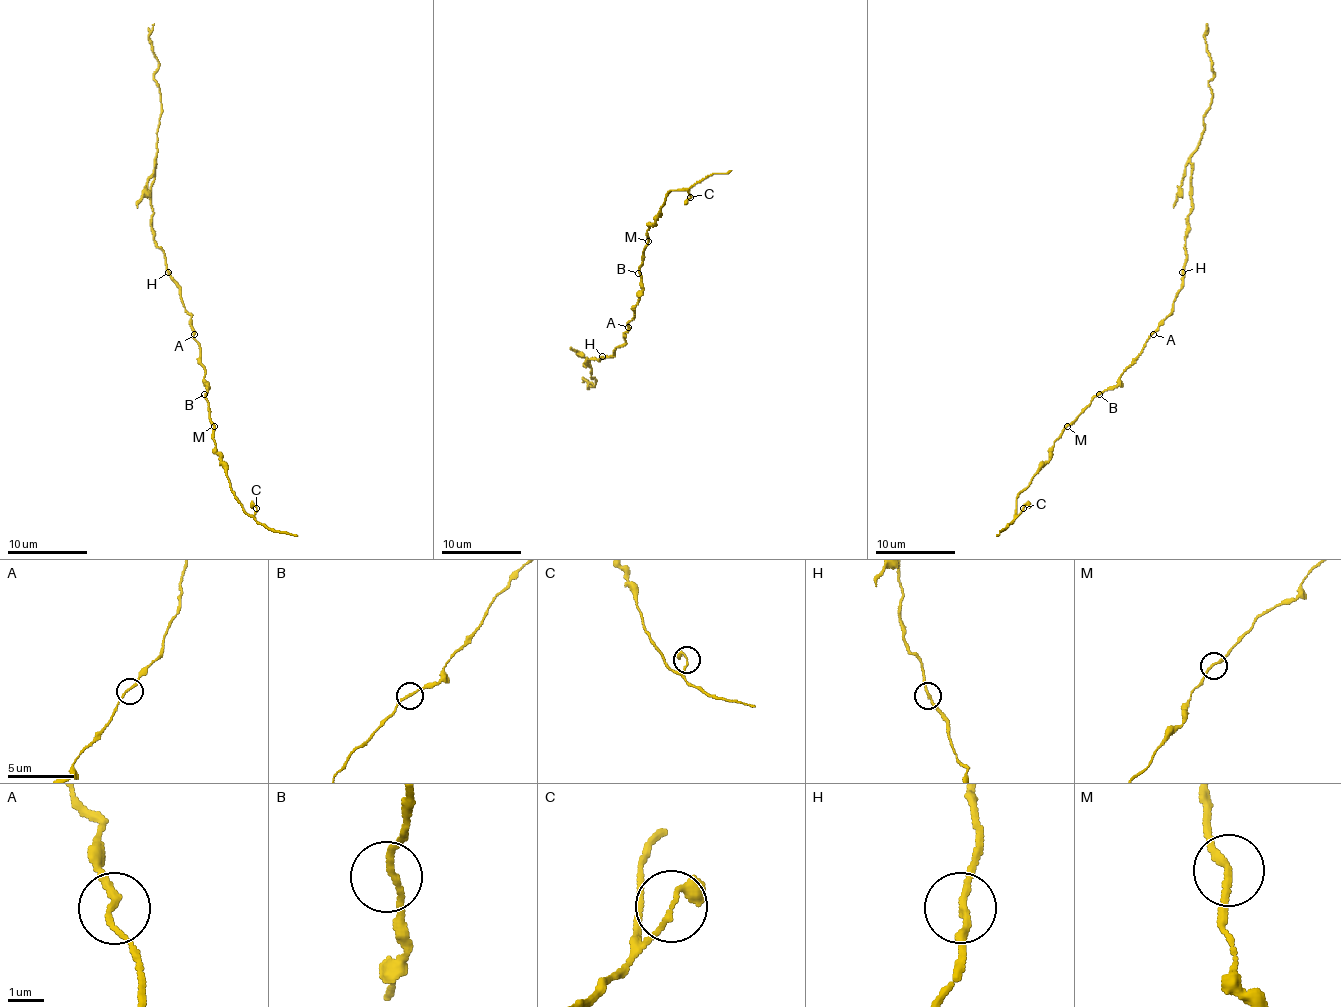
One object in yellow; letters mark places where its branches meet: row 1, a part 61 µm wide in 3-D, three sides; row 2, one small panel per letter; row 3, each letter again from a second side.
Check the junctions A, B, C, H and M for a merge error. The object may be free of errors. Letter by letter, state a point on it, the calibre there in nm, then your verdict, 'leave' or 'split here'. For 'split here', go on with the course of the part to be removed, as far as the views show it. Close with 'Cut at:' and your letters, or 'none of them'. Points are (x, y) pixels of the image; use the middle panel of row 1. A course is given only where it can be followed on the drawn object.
A: at (628, 327); 180 nm thick; leave
B: at (638, 273); 170 nm thick; leave
C: at (690, 197); 140 nm thick; leave
H: at (602, 356); 180 nm thick; split here; foreign part runs (602, 357), (598, 361), (588, 359), (584, 363), (594, 376), (594, 386), (582, 378), (588, 380)
M: at (648, 241); 180 nm thick; leave
Cut at: H

